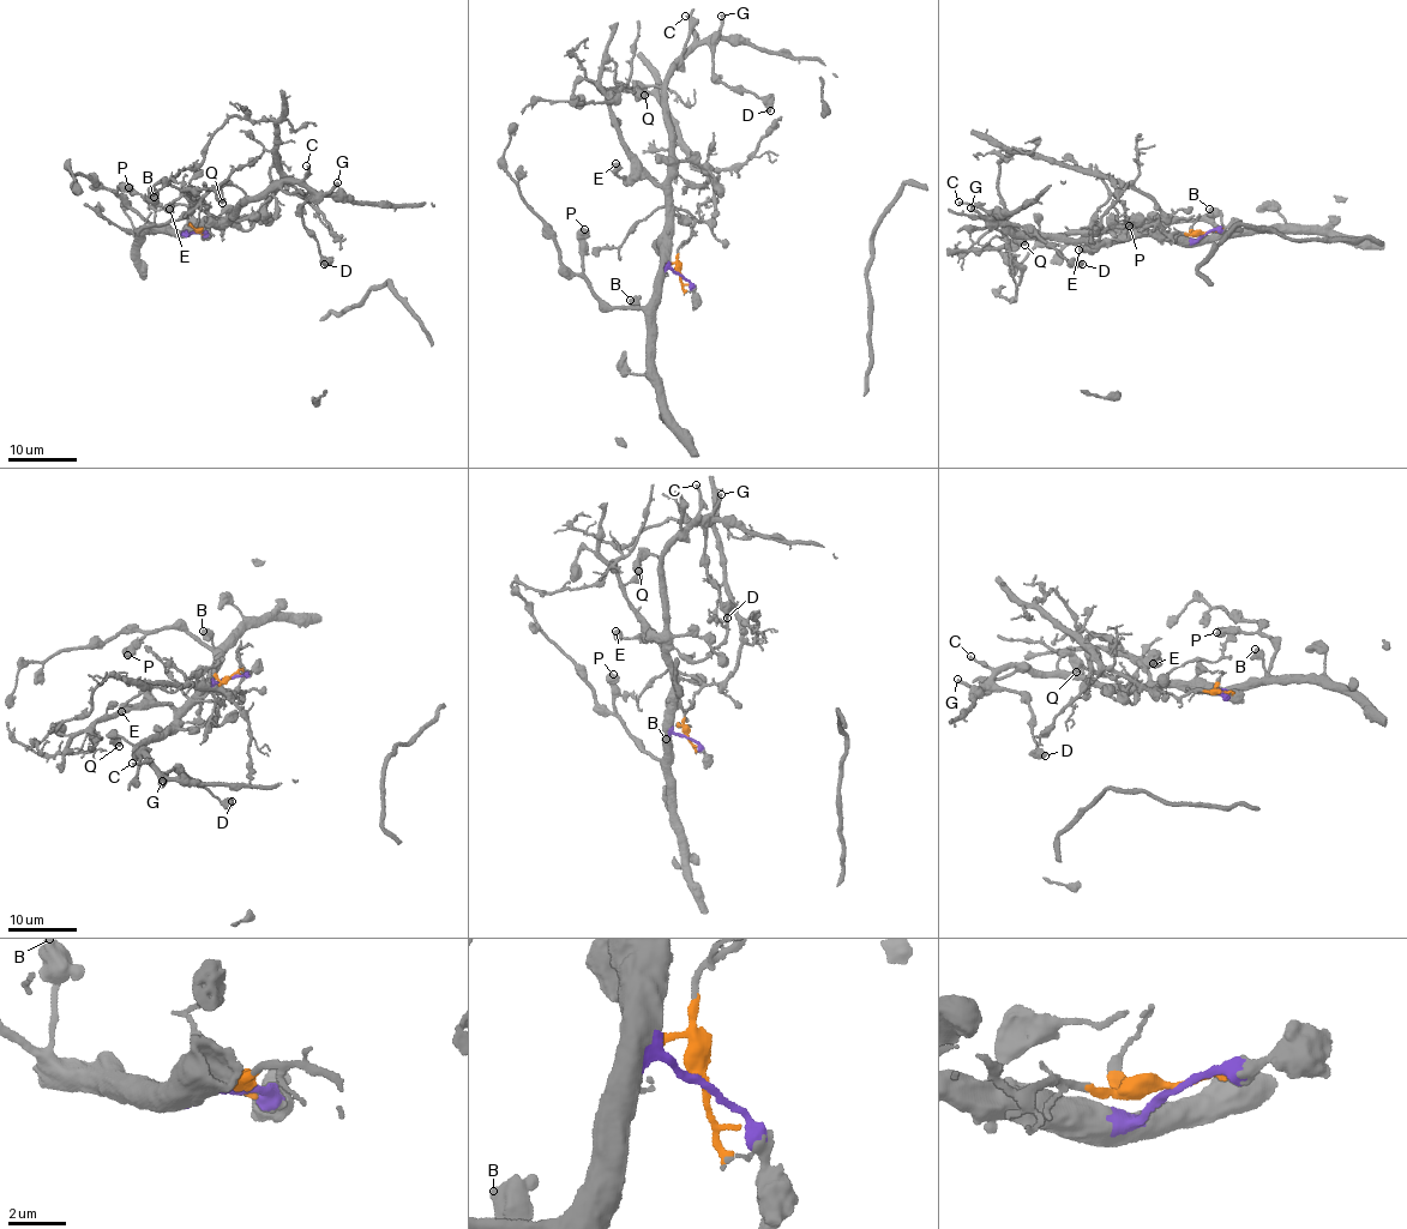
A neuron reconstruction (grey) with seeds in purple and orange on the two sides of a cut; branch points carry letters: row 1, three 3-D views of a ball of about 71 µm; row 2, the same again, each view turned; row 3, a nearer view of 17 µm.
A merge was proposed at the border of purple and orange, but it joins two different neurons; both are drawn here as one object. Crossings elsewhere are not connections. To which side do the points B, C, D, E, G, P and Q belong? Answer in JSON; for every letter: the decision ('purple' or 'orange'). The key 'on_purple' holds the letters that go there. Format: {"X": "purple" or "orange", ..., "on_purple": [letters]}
{"B": "purple", "C": "purple", "D": "purple", "E": "purple", "G": "purple", "P": "purple", "Q": "purple", "on_purple": ["B", "C", "D", "E", "G", "P", "Q"]}

